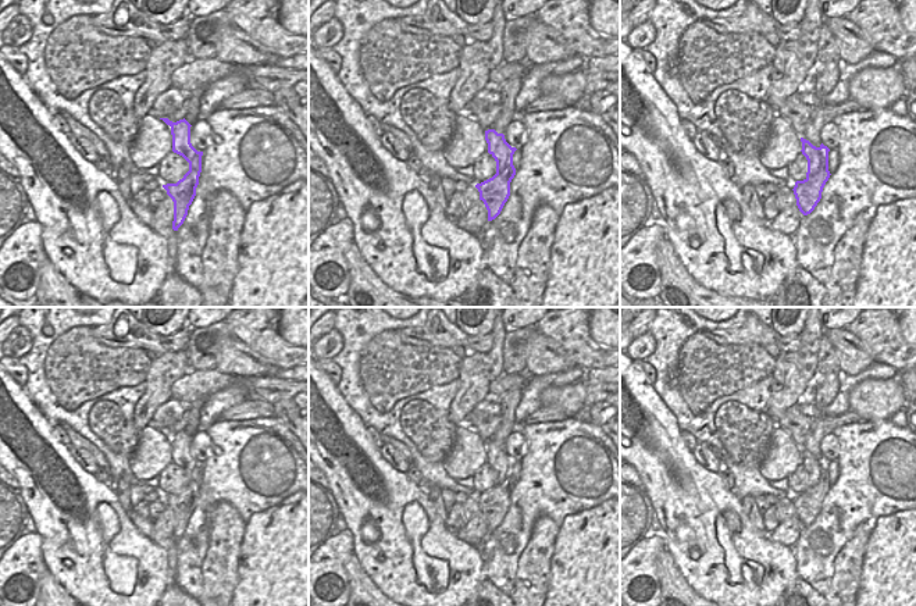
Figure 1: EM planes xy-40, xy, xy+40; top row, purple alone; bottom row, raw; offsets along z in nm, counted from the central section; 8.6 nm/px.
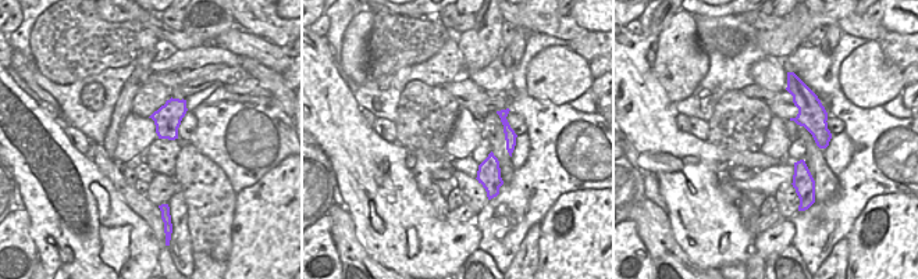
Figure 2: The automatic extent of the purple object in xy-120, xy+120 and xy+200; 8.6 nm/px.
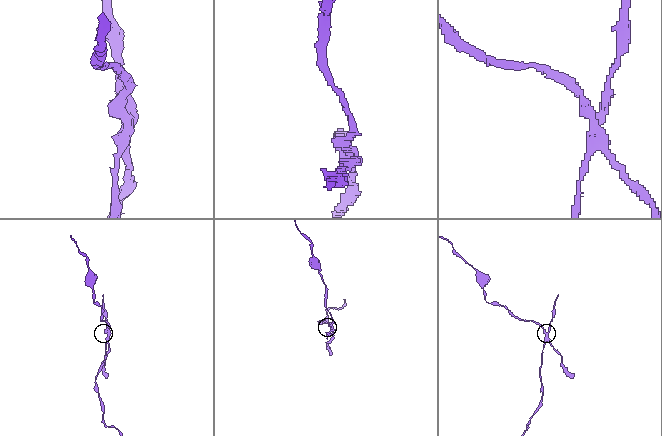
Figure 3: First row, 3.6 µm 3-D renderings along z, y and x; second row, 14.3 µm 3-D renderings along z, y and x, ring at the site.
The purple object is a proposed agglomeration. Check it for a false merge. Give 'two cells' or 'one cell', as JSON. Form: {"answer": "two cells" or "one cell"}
{"answer": "two cells"}

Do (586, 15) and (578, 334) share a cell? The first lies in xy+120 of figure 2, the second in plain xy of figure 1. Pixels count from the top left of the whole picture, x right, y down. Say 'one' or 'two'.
two

